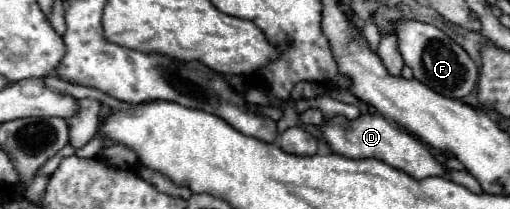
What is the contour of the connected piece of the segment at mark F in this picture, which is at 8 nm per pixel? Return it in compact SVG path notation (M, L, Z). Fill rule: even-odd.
M393 20L393 34L399 42L399 52L403 56L403 62L413 70L413 76L435 90L437 94L443 94L447 98L465 98L479 80L479 70L473 64L473 60L467 56L467 52L455 44L445 32L431 24L423 24L417 20Z

